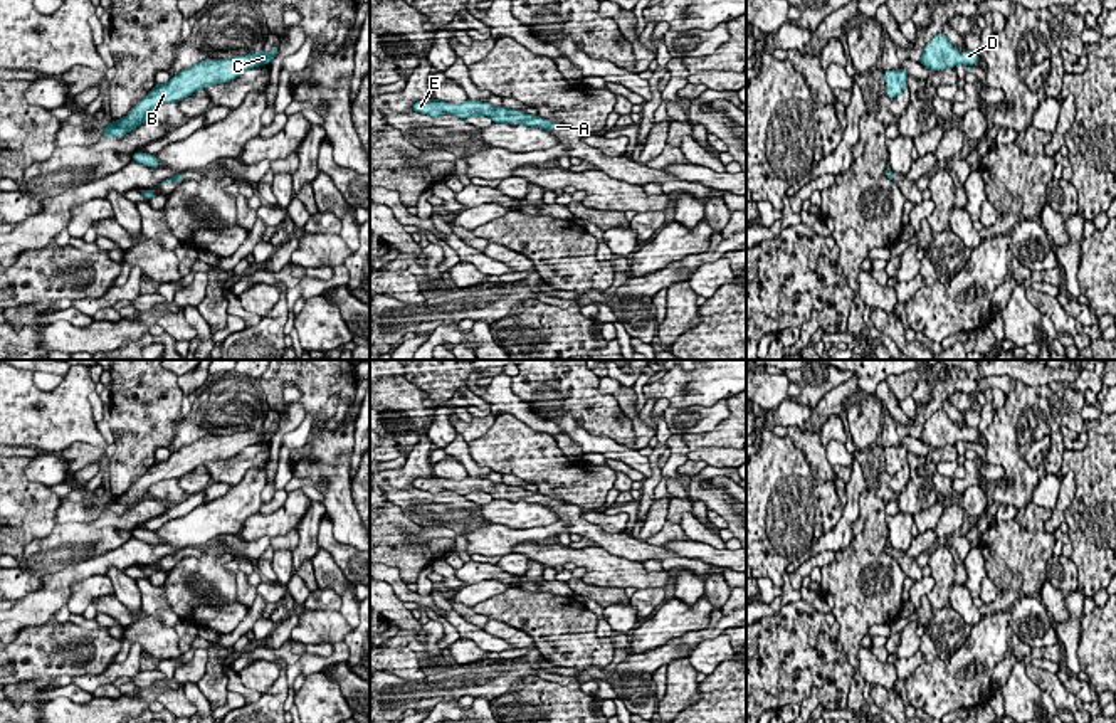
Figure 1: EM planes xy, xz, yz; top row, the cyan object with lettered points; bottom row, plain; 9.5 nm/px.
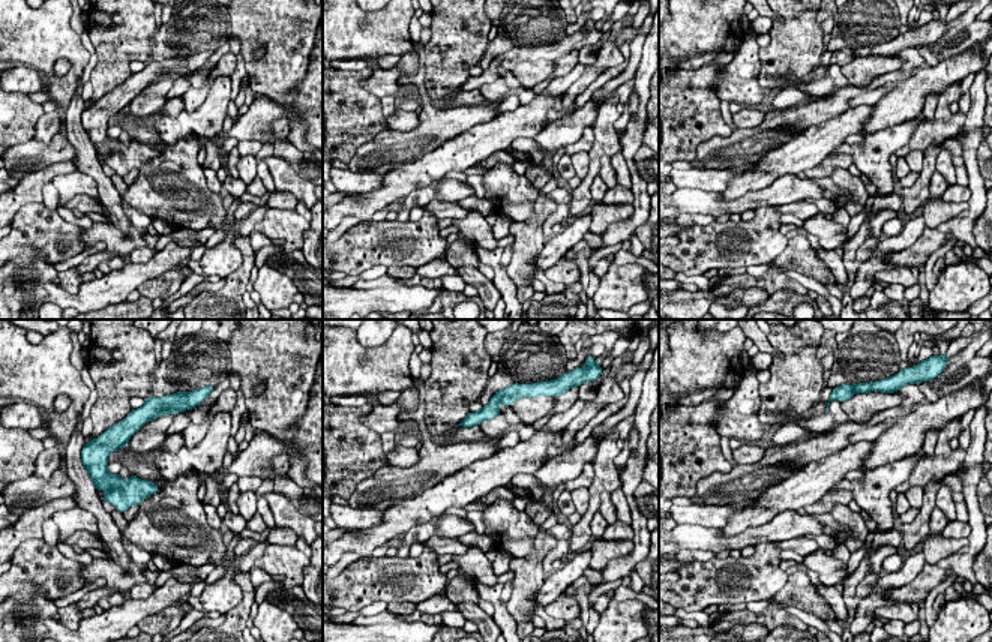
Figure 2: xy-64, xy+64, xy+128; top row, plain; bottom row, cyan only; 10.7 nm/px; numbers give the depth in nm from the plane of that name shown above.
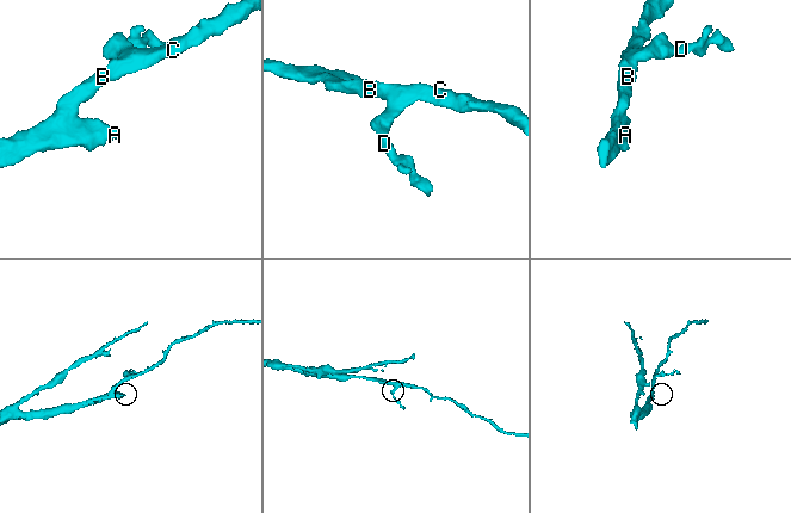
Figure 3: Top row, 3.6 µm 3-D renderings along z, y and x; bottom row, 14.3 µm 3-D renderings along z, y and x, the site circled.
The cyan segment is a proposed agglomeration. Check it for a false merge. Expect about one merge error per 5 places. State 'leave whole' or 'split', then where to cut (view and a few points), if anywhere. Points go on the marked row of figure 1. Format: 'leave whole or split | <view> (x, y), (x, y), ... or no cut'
leave whole | no cut

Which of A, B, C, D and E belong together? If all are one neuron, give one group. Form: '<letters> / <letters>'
A B C D E

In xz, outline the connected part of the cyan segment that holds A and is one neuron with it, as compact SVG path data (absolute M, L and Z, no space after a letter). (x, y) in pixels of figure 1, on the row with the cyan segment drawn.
M467 99L461 104L457 103L444 103L444 101L417 101L413 103L413 111L429 116L442 116L454 114L461 119L471 116L489 116L492 123L506 123L506 124L526 124L533 128L541 128L548 131L560 131L561 124L555 121L543 119L540 116L531 116L519 109L509 109L504 106L492 106L491 103L481 103Z

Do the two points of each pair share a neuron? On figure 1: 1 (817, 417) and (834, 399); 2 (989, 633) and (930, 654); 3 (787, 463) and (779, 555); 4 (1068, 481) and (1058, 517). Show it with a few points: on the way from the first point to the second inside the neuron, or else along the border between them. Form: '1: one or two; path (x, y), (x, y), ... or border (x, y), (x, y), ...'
1: one; path (822, 412), (831, 404)
2: two; border (967, 638), (963, 644)
3: one; path (779, 486), (779, 532)
4: one; path (1068, 490), (1061, 508)

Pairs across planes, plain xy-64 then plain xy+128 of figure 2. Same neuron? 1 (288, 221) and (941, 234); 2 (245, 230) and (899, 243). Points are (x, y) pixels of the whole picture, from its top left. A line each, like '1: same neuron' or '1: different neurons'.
1: different neurons
2: same neuron

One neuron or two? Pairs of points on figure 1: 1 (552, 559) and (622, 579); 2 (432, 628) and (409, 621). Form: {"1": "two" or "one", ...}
{"1": "one", "2": "two"}

